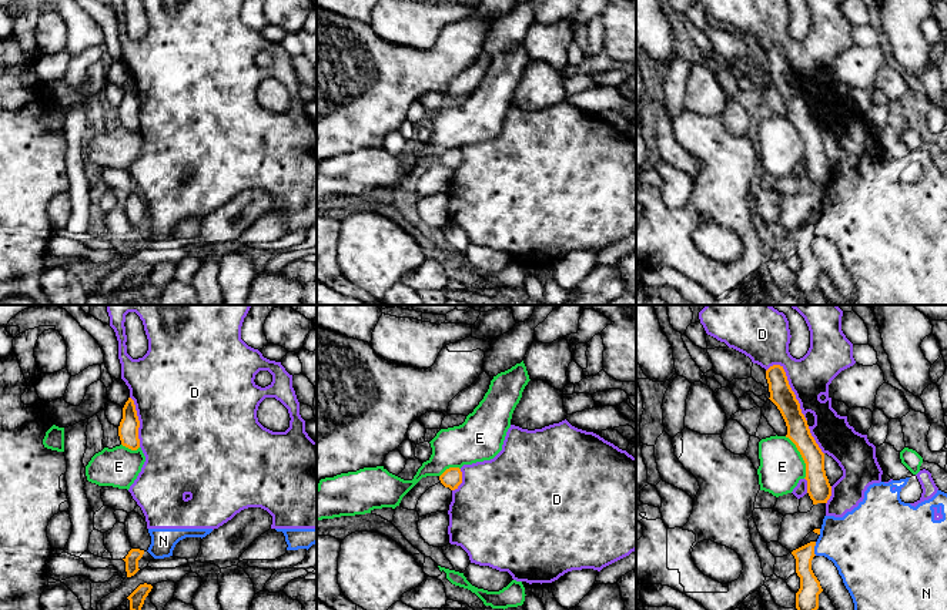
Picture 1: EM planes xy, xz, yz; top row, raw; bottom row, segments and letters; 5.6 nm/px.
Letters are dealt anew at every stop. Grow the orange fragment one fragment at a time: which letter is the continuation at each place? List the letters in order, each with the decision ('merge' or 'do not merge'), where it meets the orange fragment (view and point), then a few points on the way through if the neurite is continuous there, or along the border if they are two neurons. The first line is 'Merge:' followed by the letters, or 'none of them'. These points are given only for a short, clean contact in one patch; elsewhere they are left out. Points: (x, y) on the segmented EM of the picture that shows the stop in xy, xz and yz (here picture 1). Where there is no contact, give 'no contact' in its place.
Merge: none of them
D: do not merge; contact yz (790, 389)
E: do not merge; contact yz (802, 456); border yz (785, 436), (795, 445), (805, 463), (805, 478)
N: do not merge; contact yz (813, 549); border yz (816, 542), (815, 555)

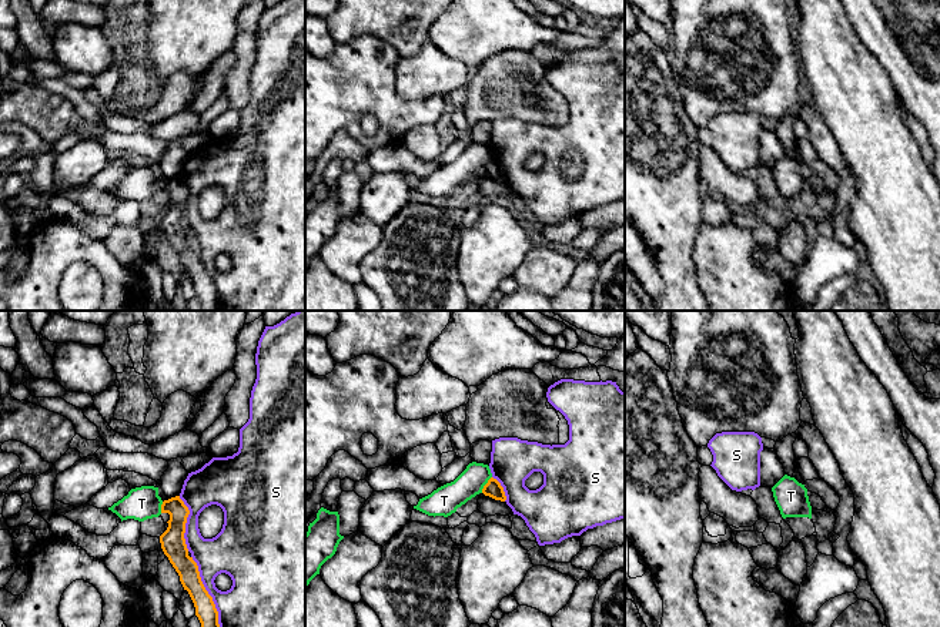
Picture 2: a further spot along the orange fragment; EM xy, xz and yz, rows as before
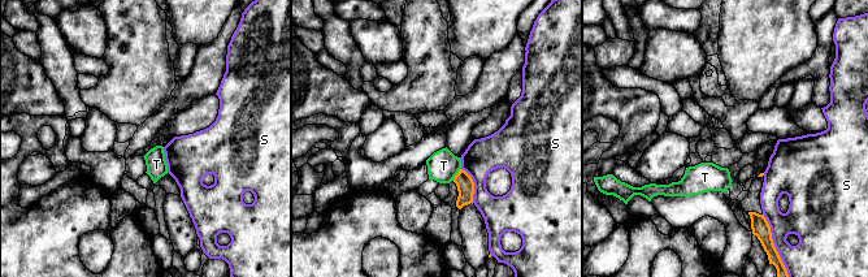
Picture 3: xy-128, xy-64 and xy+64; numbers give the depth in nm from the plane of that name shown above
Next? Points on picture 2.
Merge: none of them
S: do not merge; contact xy (207, 592)
T: do not merge; contact xz (485, 485); border xz (491, 476), (481, 492)

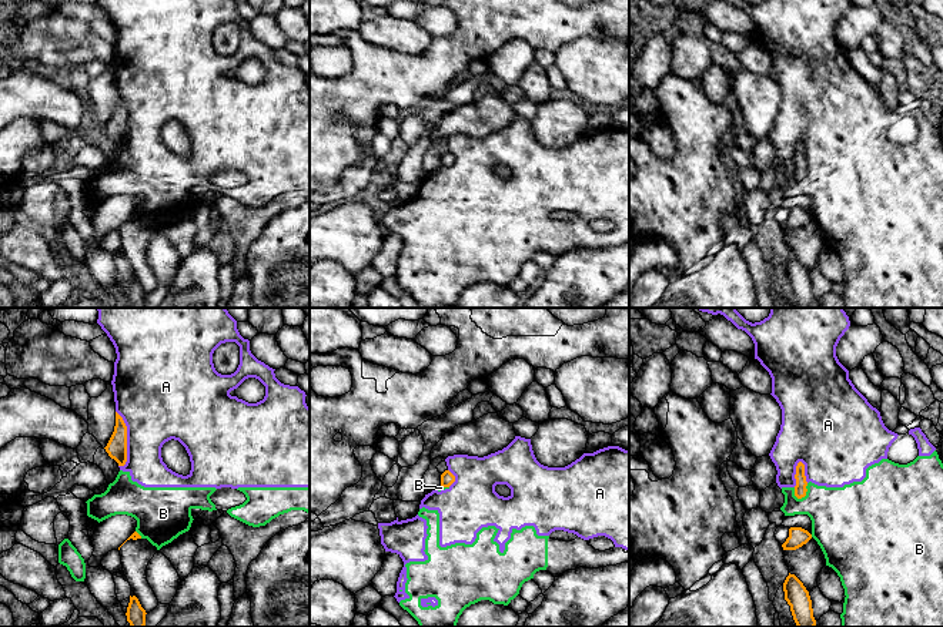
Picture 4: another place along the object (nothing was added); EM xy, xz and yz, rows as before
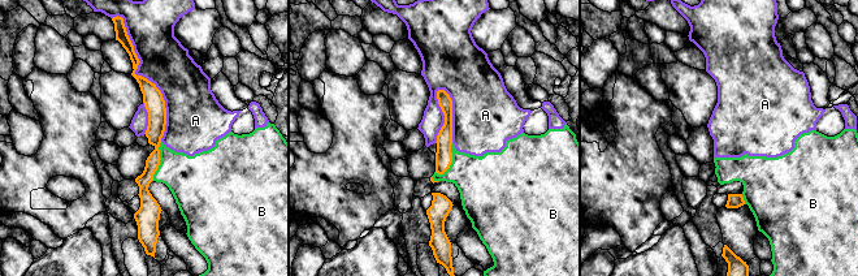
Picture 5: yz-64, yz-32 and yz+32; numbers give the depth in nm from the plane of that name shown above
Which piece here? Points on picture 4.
Merge: none of them
A: do not merge; contact xy (126, 439)
B: do not merge; contact yz (805, 493); border yz (808, 483), (806, 493), (798, 499)

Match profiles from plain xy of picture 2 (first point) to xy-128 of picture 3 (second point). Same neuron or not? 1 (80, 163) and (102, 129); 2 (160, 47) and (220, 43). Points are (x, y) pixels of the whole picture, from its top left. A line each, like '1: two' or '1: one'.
1: one
2: two

